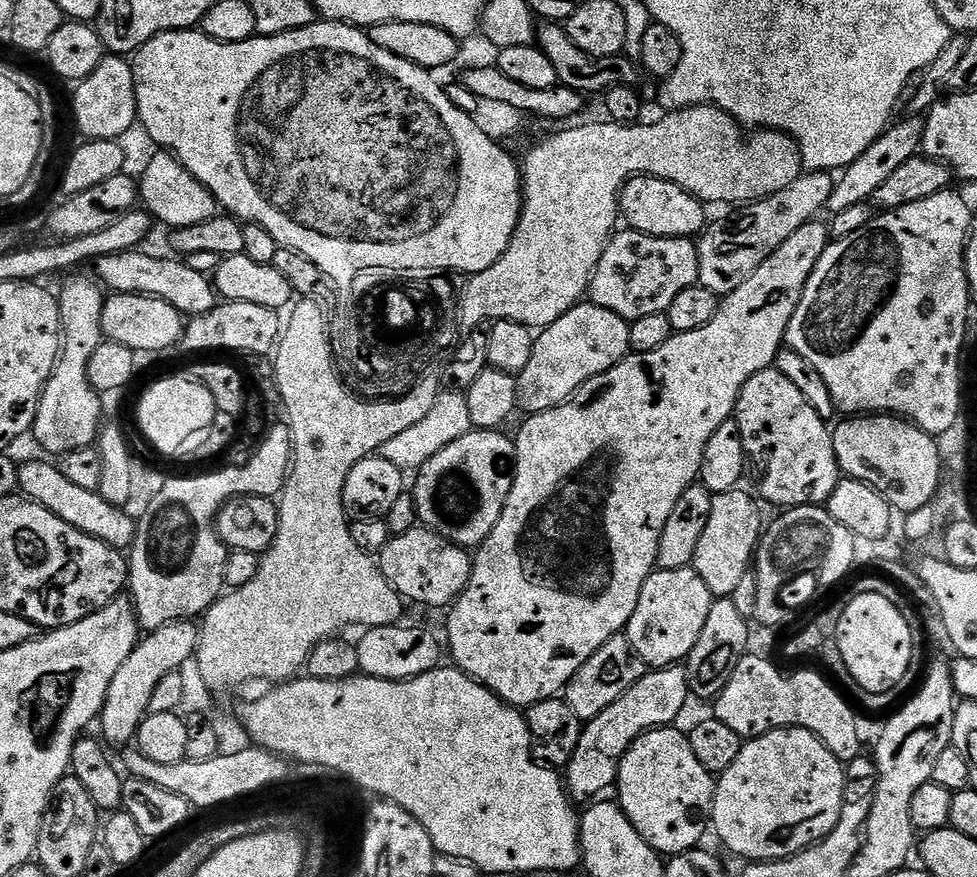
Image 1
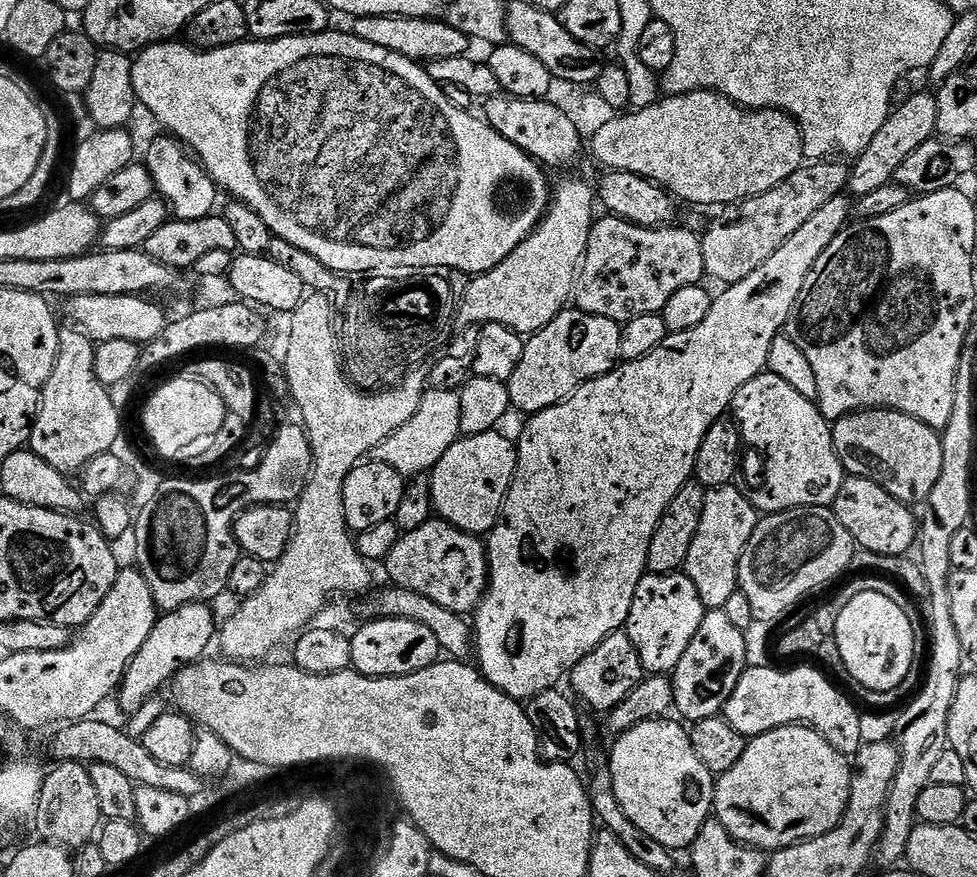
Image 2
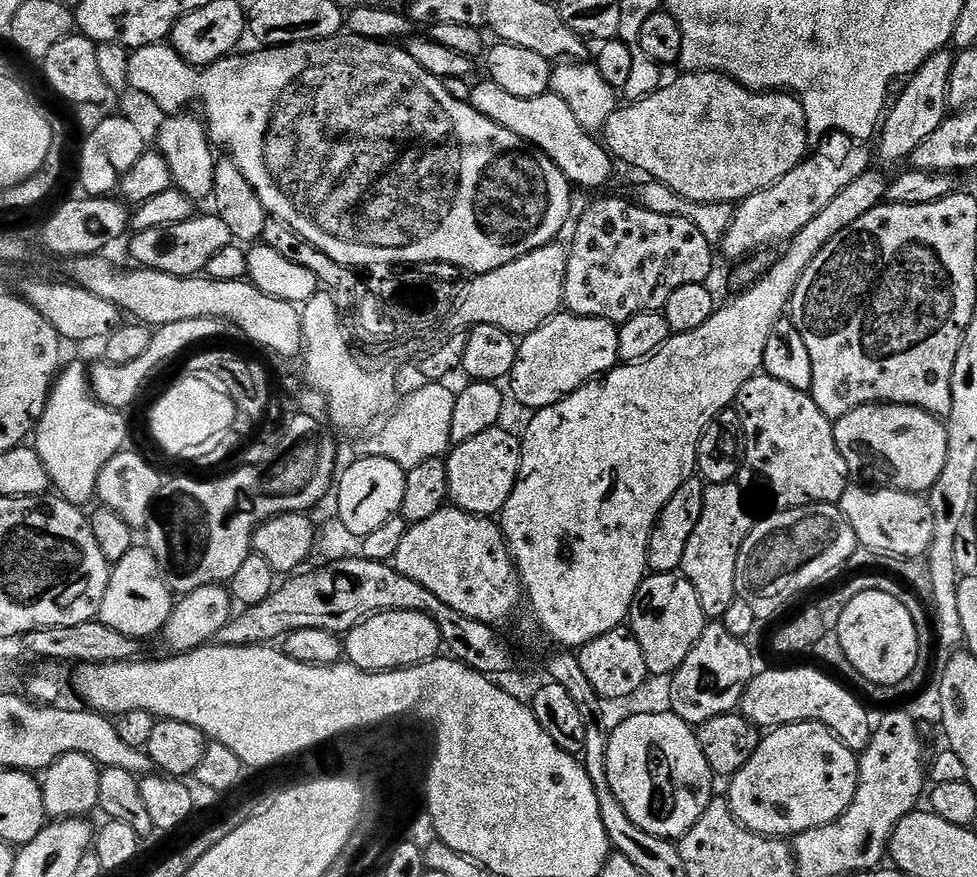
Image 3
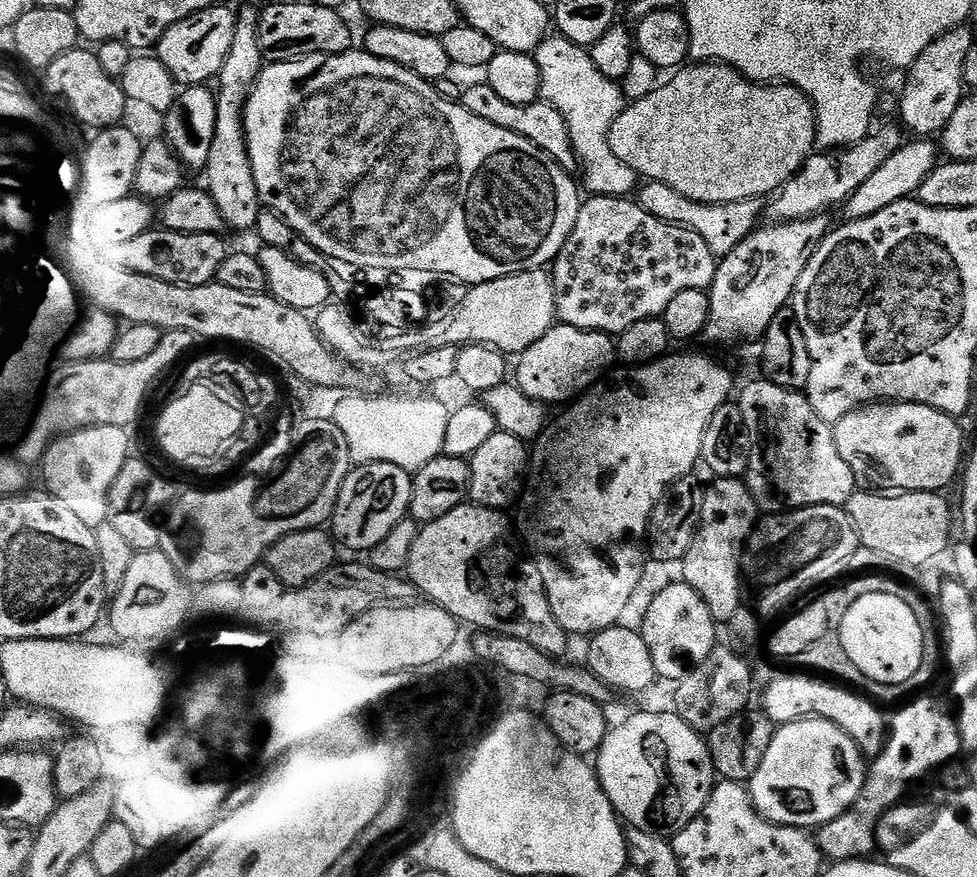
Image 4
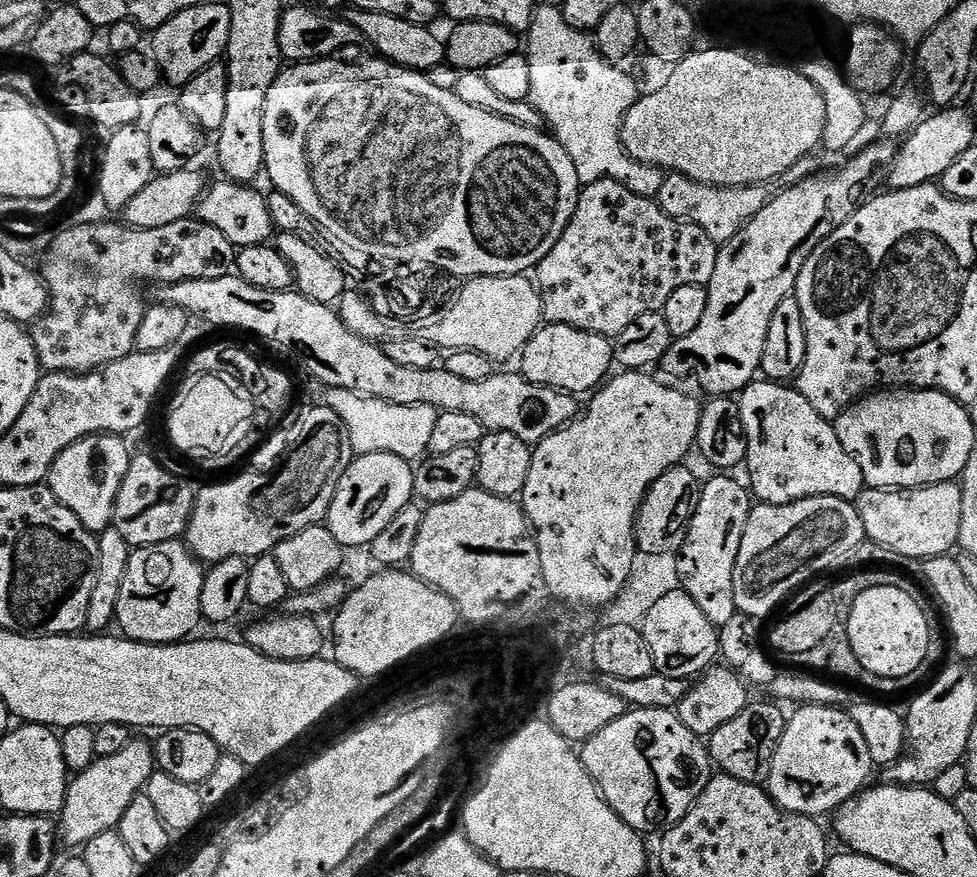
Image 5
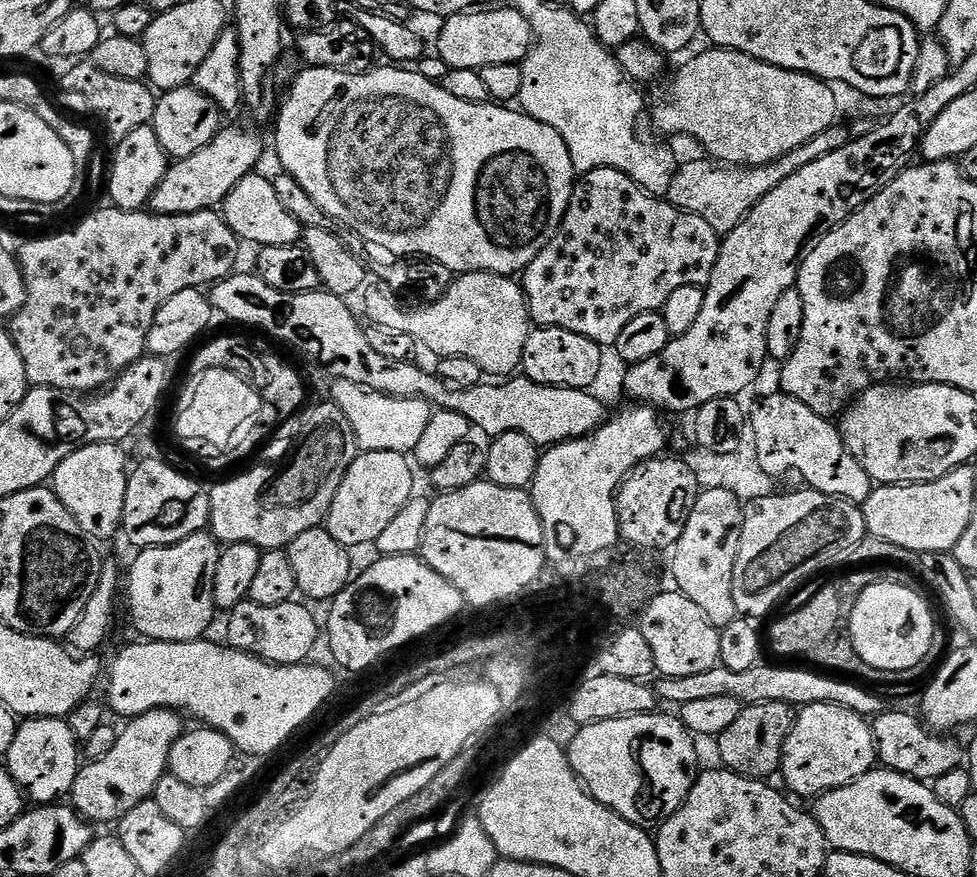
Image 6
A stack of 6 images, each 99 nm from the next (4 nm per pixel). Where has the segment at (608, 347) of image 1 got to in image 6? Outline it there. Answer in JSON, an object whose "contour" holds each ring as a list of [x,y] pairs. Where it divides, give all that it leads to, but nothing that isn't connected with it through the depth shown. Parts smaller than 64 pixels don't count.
{"contour":[[[533,327],[526,338],[524,347],[524,359],[522,361],[522,372],[527,379],[554,386],[555,388],[582,388],[591,389],[592,383],[600,376],[604,368],[605,349],[595,344],[590,338],[582,338],[582,334],[570,334],[570,330],[561,328],[538,328]]]}

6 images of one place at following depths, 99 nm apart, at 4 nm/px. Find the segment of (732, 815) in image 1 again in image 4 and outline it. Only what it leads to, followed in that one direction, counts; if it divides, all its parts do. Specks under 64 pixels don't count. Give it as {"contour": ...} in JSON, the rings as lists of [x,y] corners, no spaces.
{"contour":[[[810,716],[807,720],[795,720],[777,727],[770,742],[770,750],[766,750],[766,758],[762,758],[762,766],[758,766],[746,787],[758,814],[762,814],[764,820],[782,826],[818,830],[823,824],[841,816],[856,801],[864,785],[865,775],[866,757],[858,750],[854,738],[834,726],[834,722]]]}

